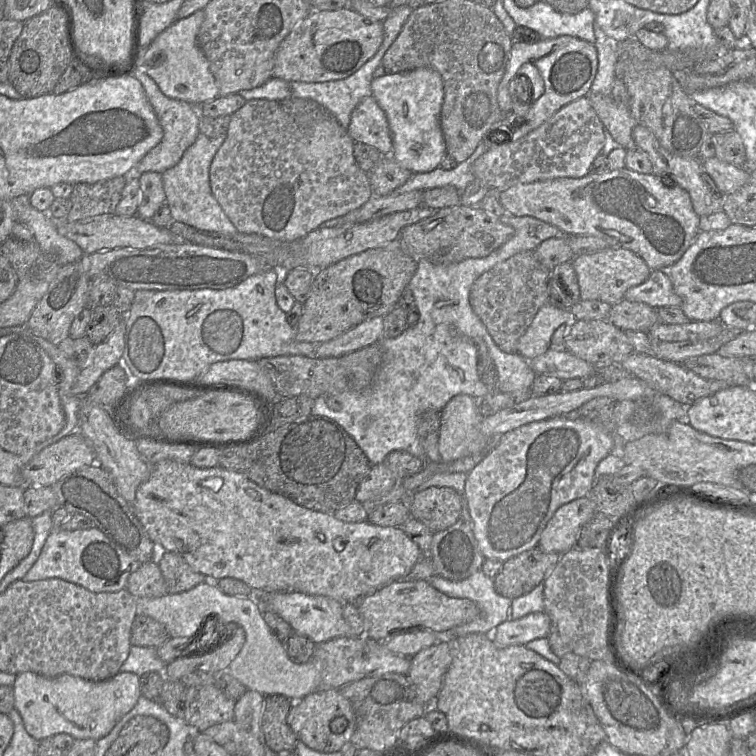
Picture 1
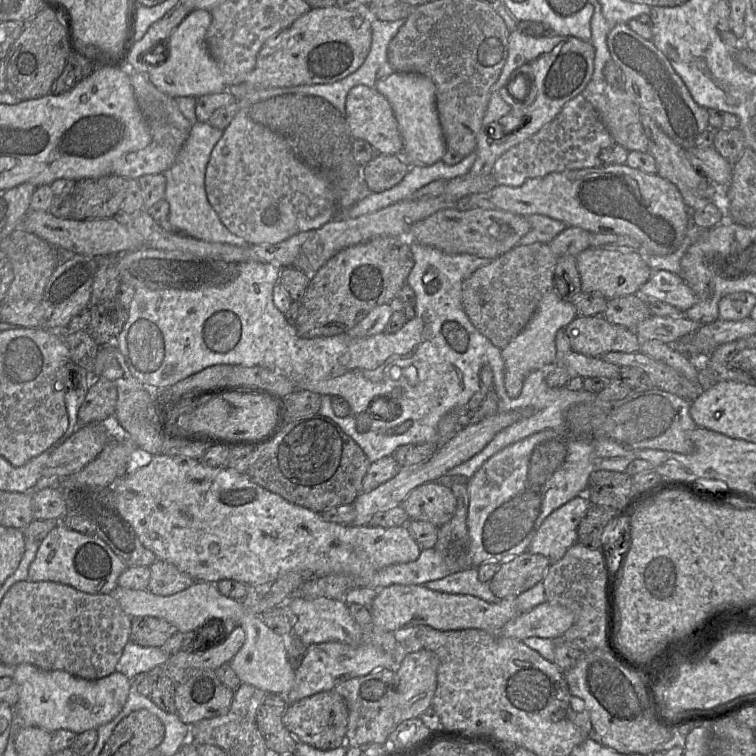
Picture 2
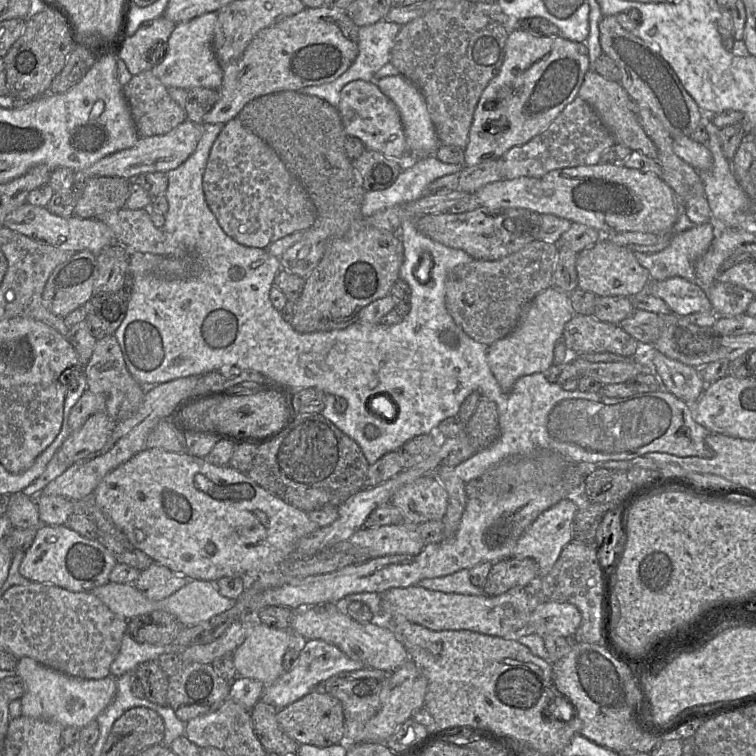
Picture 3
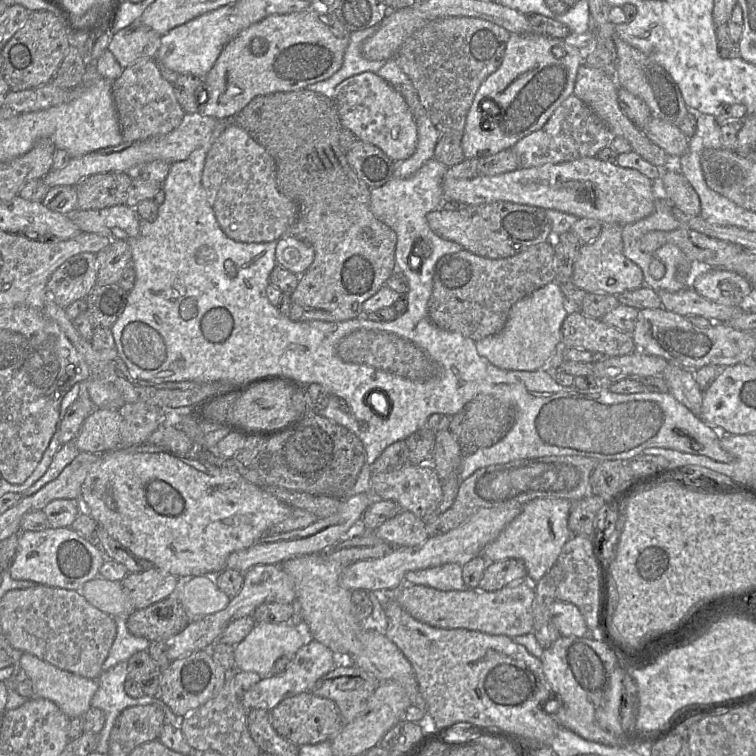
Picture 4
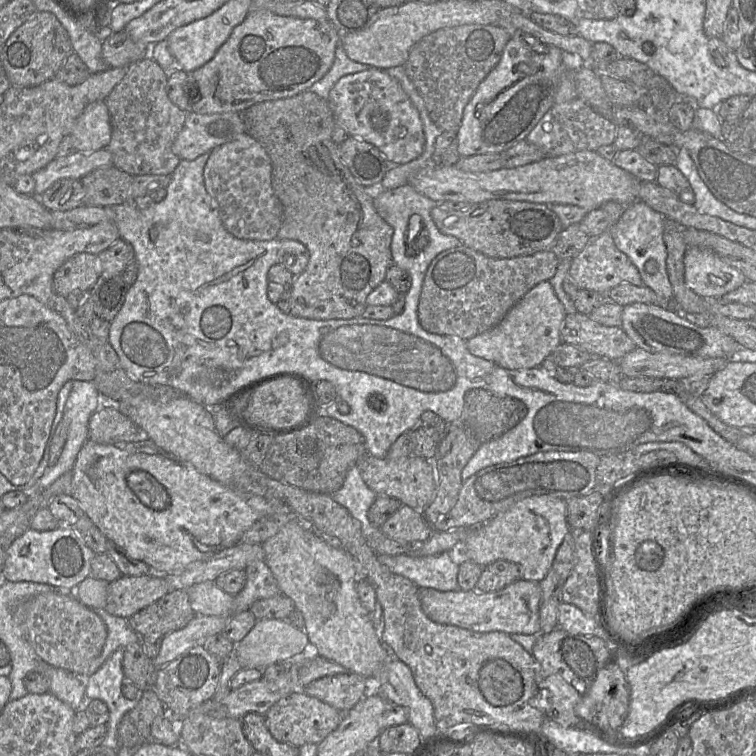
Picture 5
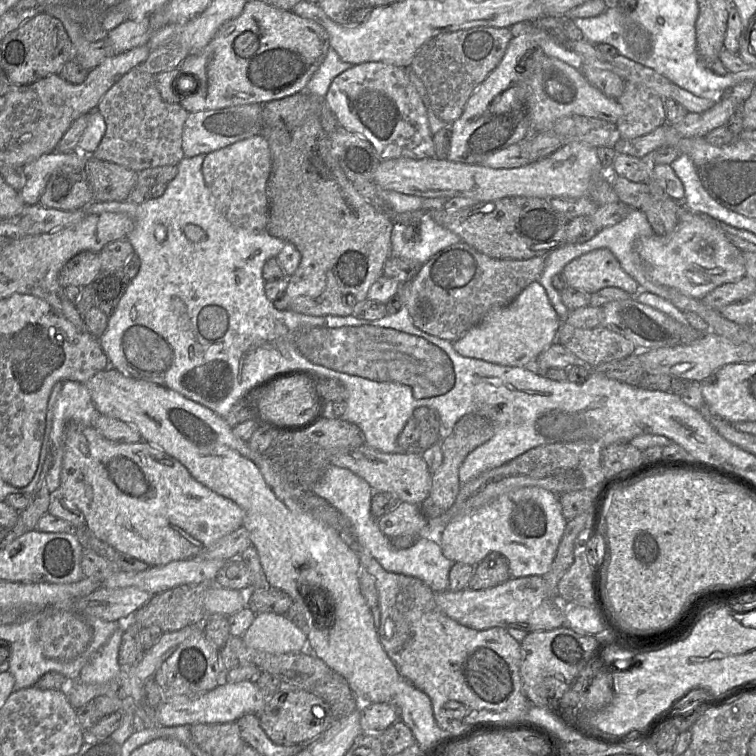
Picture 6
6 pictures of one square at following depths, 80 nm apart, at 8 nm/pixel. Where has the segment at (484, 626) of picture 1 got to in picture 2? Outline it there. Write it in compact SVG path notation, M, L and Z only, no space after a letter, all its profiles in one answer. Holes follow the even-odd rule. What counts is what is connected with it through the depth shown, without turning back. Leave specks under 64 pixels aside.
M477 567L452 573L438 580L428 581L423 585L432 591L471 595L488 603L498 603L501 600L491 592L488 583L479 581Z

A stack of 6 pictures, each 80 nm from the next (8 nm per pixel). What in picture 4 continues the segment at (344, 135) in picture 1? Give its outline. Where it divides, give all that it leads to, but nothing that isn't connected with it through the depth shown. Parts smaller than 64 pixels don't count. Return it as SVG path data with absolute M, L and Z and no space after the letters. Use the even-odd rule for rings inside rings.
M231 122L212 144L202 172L202 185L222 231L230 239L244 243L271 242L289 233L298 217L298 205L283 195L276 185L273 157L235 122Z

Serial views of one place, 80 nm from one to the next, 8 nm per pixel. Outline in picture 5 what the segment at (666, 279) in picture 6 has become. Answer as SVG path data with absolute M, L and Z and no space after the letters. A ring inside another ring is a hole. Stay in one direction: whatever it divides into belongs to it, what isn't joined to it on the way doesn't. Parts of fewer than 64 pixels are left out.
M687 247L684 278L686 286L702 298L719 298L747 281L738 269L715 253L698 247Z

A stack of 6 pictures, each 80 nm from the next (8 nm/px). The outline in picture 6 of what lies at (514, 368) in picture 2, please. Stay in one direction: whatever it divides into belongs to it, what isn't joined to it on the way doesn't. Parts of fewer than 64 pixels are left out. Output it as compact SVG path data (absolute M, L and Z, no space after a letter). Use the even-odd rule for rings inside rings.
M534 281L510 304L491 309L478 325L459 340L452 342L453 348L463 357L502 366L532 366L536 358L557 340L561 322L544 287L538 281Z

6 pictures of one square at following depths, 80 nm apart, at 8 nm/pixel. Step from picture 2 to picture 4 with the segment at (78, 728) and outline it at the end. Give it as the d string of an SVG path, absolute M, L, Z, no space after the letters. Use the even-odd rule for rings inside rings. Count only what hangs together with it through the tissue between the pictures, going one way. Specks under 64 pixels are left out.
M29 653L22 654L20 667L32 681L33 697L44 698L54 702L70 719L84 716L91 707L92 697L98 689L96 679L84 678L59 669Z

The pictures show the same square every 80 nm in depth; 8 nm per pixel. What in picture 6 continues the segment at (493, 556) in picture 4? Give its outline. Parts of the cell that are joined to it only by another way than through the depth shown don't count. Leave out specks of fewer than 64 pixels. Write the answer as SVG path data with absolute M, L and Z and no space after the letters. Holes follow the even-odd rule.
M522 487L500 495L462 518L453 518L440 533L439 543L443 555L454 563L475 566L489 553L497 552L508 560L511 578L544 576L554 561L567 522L558 495L540 487Z

